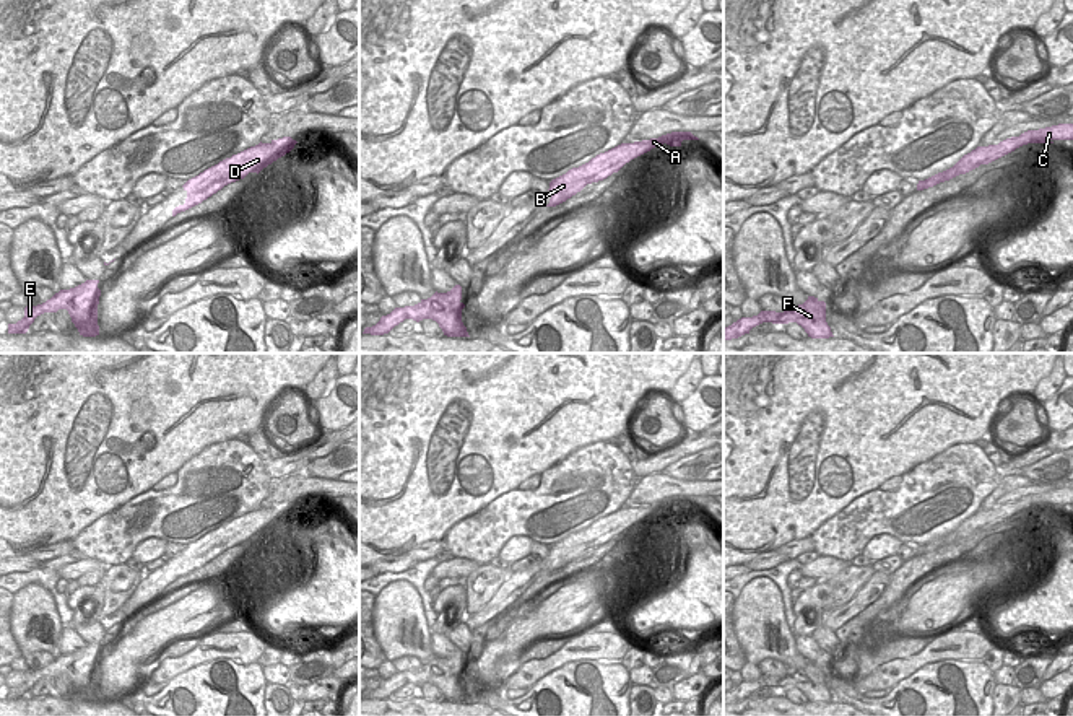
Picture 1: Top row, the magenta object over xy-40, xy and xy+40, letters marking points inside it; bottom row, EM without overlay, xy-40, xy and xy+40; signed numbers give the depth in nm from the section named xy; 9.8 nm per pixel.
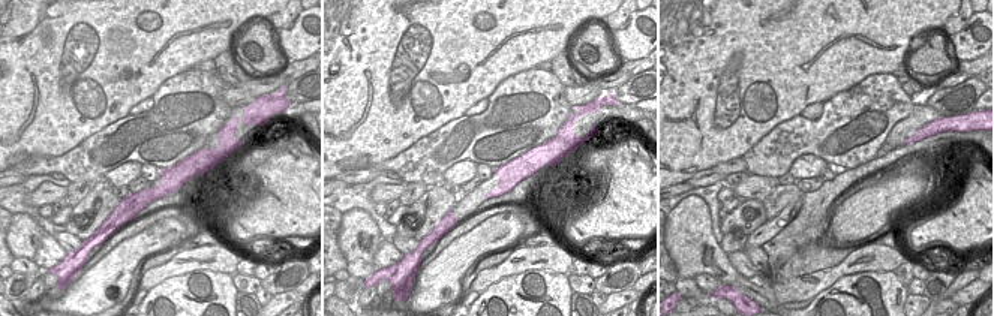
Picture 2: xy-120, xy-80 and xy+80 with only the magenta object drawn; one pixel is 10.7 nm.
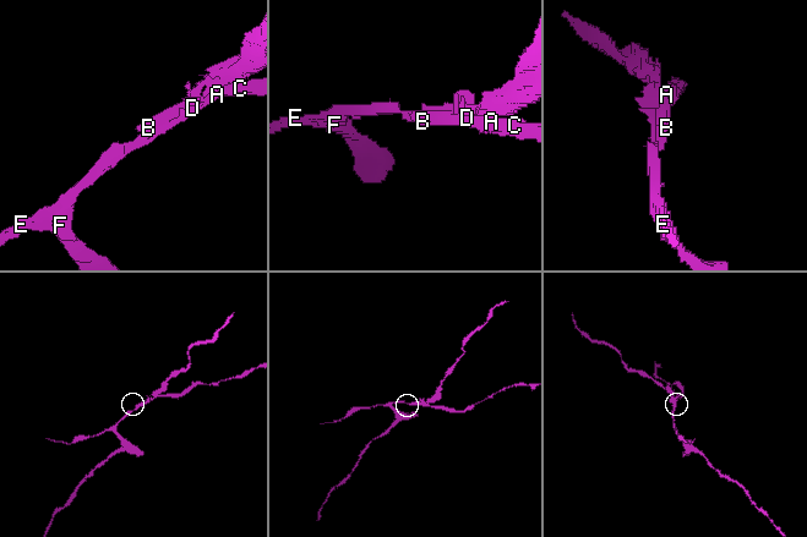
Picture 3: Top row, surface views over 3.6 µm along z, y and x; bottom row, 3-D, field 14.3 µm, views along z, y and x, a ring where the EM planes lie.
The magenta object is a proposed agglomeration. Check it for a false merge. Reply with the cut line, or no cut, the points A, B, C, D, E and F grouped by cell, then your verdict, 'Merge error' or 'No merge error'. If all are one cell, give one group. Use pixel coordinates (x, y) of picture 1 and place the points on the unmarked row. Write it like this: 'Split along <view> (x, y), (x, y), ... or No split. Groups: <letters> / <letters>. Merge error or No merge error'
Split along xy-40 (291, 503), (273, 516). Groups: A C / B D E F. Merge error.

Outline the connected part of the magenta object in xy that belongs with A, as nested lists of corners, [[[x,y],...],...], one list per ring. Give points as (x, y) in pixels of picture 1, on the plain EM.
[[[671,496],[667,500],[662,500],[658,503],[650,503],[650,504],[642,504],[642,506],[634,506],[634,508],[621,508],[621,513],[626,513],[629,517],[647,517],[652,513],[658,509],[670,509],[670,511],[681,511],[683,504],[699,504],[694,501],[691,496]]]

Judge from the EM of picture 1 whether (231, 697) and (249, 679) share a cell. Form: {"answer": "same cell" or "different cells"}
{"answer": "same cell"}

